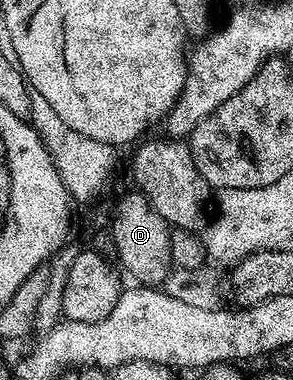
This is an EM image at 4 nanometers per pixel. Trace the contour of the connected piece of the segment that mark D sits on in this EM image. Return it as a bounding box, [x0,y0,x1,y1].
[109,193,173,285]

